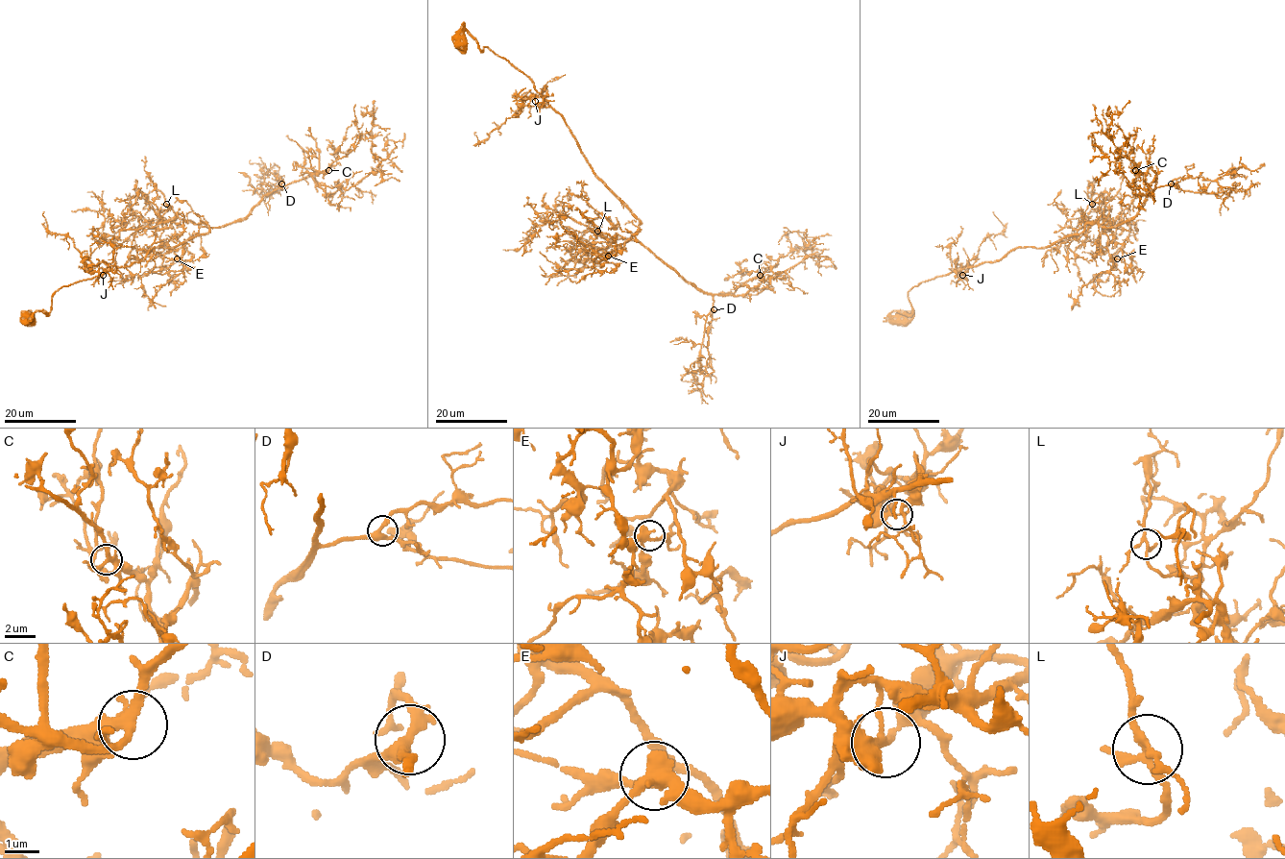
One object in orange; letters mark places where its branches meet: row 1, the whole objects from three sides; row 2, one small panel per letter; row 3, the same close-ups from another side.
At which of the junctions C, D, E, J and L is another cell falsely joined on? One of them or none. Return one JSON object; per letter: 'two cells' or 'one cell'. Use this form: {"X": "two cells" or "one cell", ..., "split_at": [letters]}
{"C": "one cell", "D": "one cell", "E": "one cell", "J": "one cell", "L": "one cell", "split_at": []}

